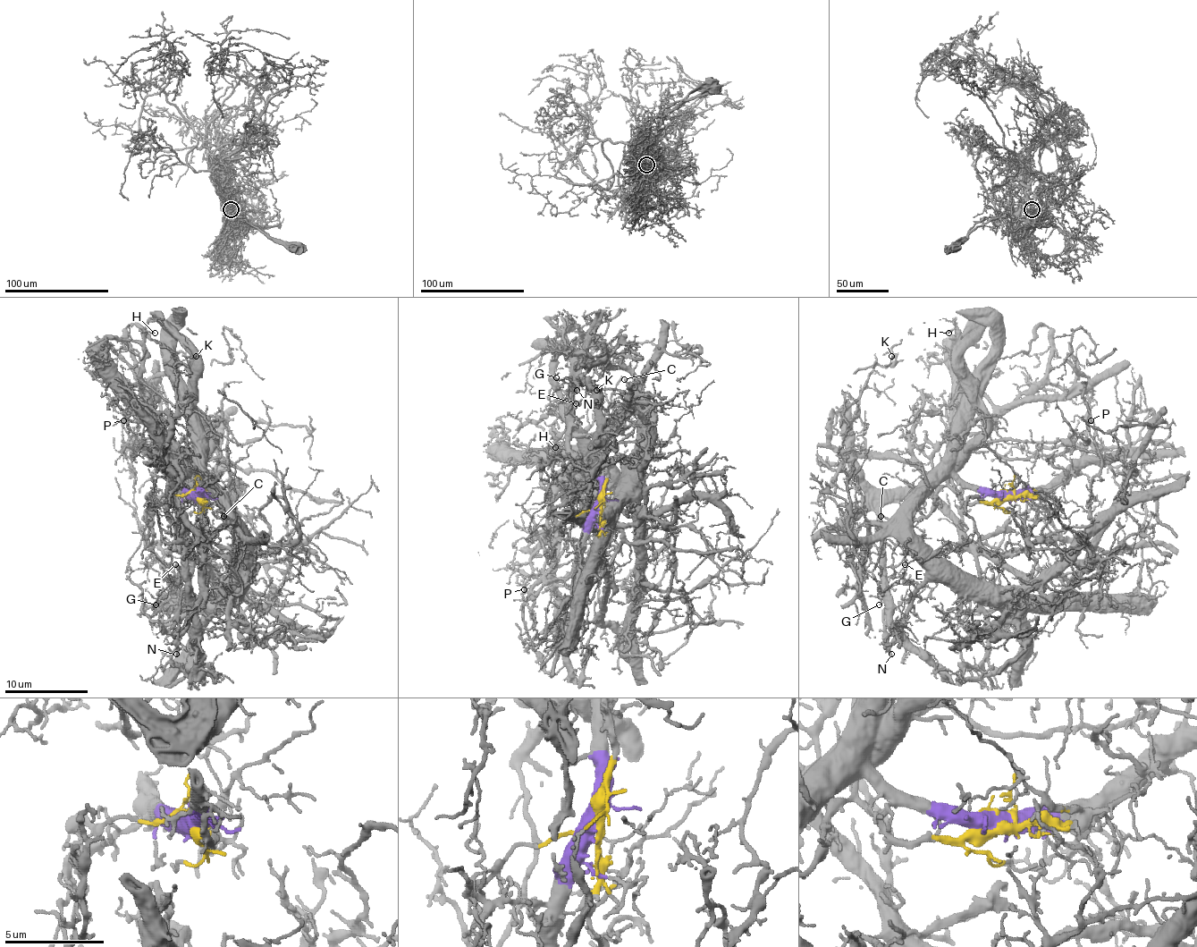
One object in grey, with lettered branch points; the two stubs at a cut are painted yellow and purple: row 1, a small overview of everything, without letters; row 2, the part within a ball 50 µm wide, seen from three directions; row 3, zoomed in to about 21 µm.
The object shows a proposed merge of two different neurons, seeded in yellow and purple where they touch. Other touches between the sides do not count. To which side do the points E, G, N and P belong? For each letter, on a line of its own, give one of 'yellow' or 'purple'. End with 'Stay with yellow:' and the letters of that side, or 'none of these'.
E: yellow
G: yellow
N: yellow
P: purple
Stay with yellow: E, G, N

